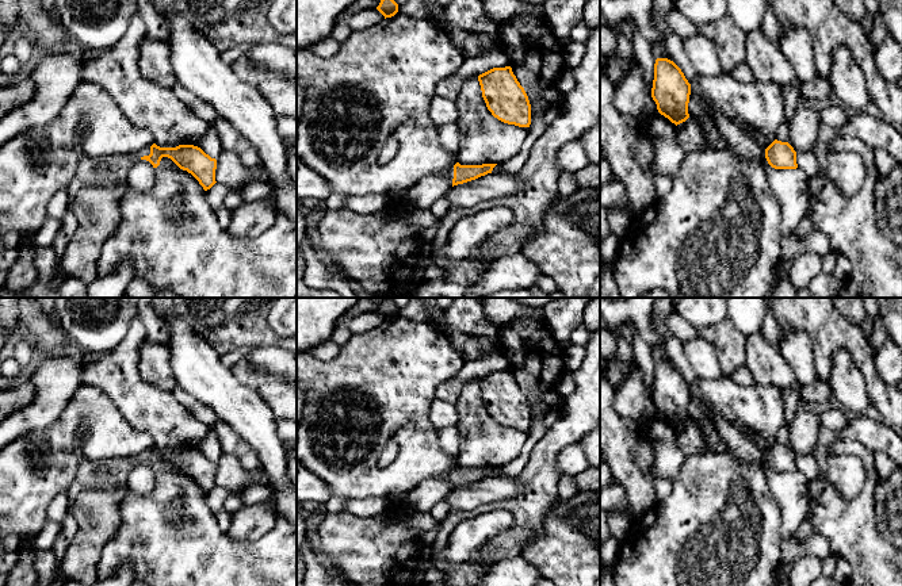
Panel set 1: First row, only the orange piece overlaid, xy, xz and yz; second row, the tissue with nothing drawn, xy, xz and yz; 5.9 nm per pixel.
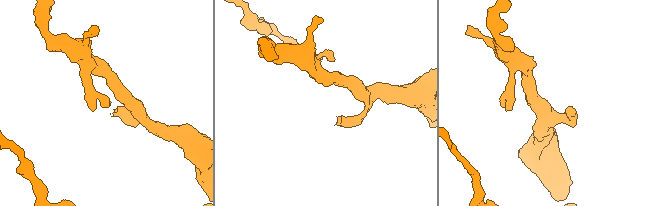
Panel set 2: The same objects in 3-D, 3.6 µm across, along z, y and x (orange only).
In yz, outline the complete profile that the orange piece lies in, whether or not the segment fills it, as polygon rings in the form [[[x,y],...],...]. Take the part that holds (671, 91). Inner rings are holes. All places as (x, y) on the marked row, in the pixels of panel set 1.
[[[657,58],[651,97],[658,112],[676,126],[685,122],[689,118],[689,95],[691,84],[681,69],[668,58]]]

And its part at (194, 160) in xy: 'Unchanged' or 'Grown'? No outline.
Grown

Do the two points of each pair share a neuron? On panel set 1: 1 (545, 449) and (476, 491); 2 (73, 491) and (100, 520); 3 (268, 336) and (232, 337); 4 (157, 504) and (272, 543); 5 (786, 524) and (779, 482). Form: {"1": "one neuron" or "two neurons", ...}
{"1": "two neurons", "2": "two neurons", "3": "one neuron", "4": "one neuron", "5": "one neuron"}

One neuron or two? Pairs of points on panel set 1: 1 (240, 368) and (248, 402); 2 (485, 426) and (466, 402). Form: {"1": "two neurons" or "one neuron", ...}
{"1": "two neurons", "2": "one neuron"}

